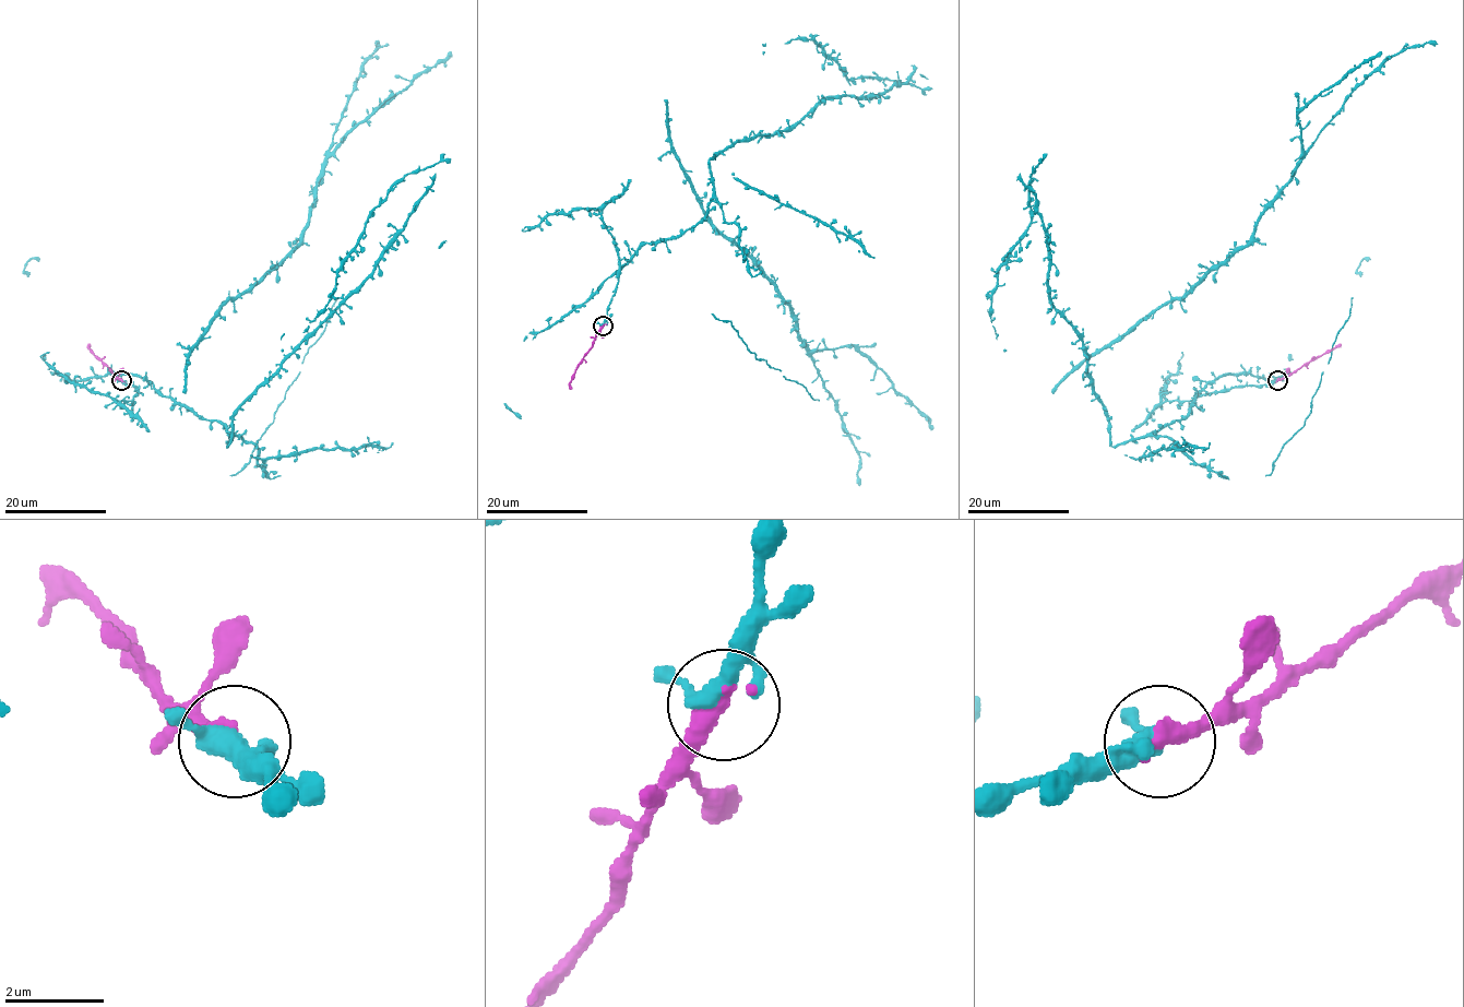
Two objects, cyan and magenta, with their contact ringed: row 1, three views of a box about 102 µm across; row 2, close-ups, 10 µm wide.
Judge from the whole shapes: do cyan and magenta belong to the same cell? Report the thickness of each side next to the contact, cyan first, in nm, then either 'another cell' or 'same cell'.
320/400 nm | same cell

